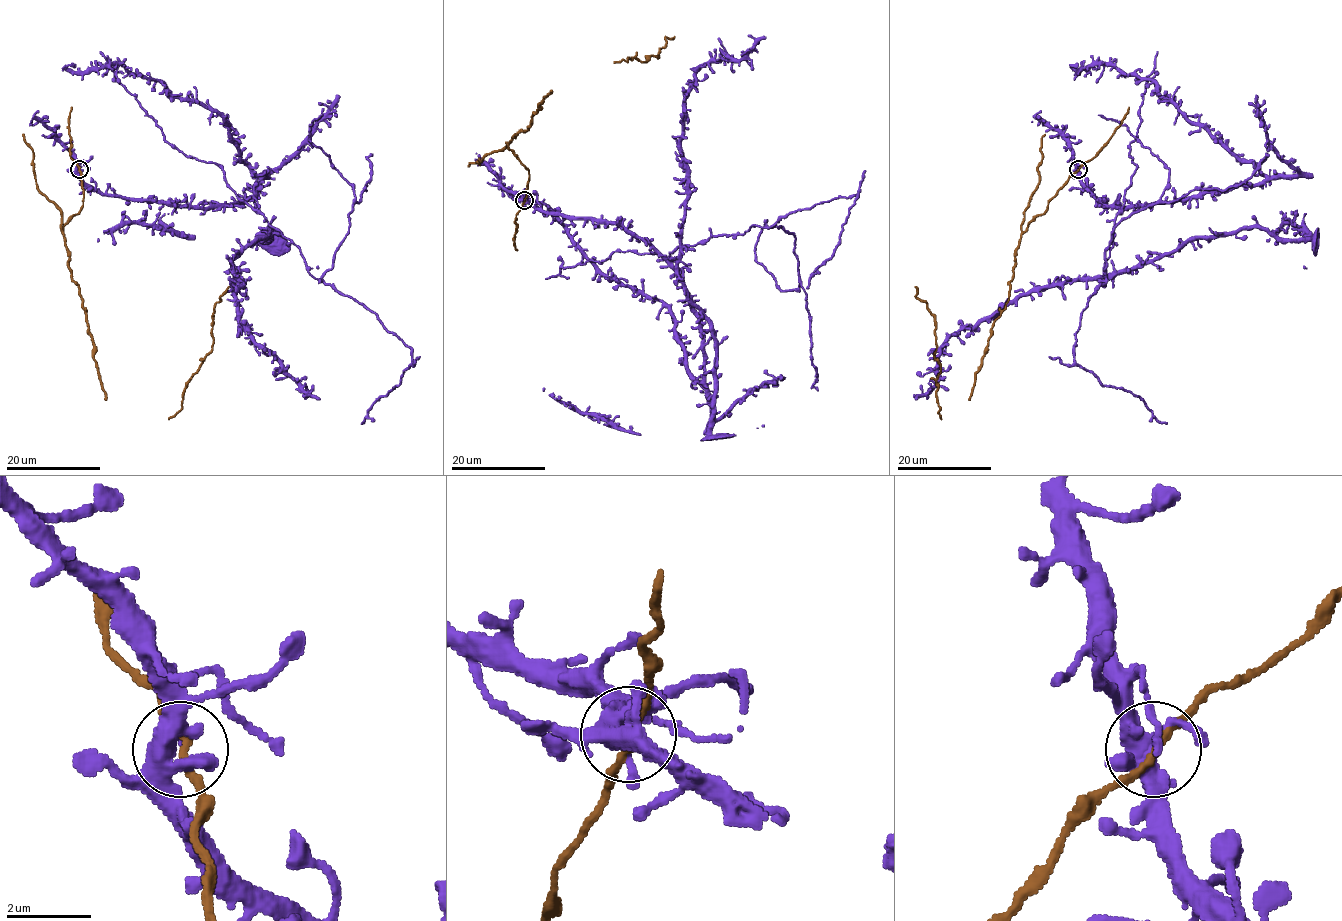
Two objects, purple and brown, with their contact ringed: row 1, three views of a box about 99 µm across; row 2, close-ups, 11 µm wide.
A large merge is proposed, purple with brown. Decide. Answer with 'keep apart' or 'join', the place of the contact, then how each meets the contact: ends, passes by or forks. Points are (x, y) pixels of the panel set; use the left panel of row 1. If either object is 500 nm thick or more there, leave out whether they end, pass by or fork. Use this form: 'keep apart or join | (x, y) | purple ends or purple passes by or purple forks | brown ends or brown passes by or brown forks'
join | (79, 169) | purple forks | brown passes by

